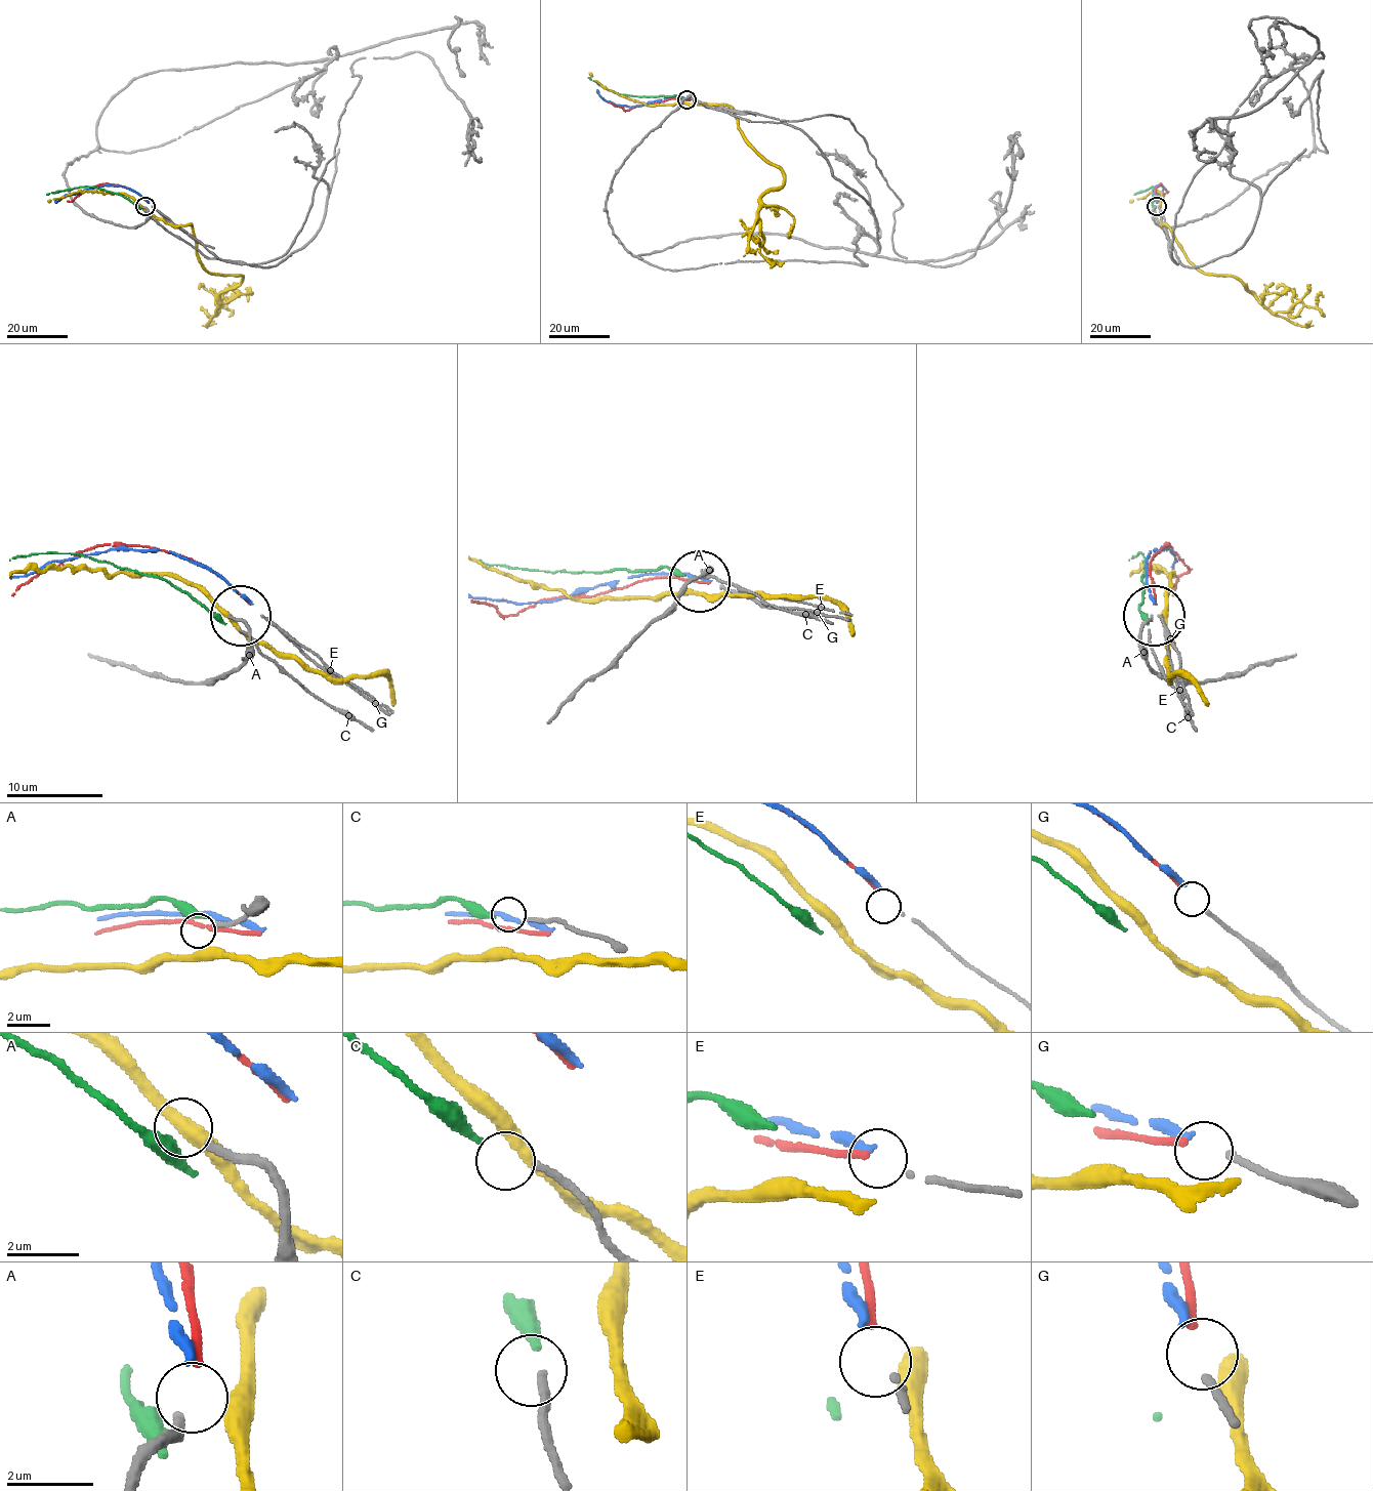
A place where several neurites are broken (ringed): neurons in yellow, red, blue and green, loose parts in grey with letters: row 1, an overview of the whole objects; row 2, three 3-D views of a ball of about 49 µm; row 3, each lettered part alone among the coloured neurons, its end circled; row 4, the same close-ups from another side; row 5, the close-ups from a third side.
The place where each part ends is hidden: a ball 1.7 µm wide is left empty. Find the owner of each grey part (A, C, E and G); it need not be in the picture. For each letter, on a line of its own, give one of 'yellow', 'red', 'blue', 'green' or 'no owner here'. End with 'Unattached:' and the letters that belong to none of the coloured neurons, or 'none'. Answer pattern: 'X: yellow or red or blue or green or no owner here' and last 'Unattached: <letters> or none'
A: no owner here
C: green
E: red
G: blue
Unattached: A

